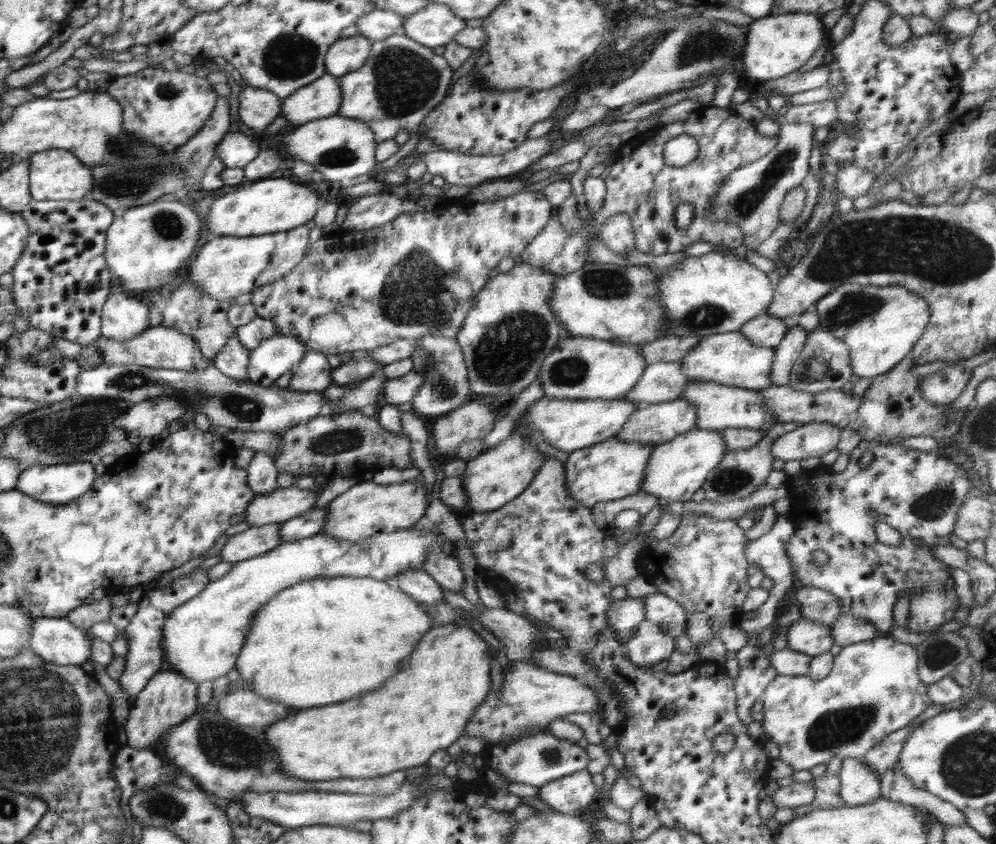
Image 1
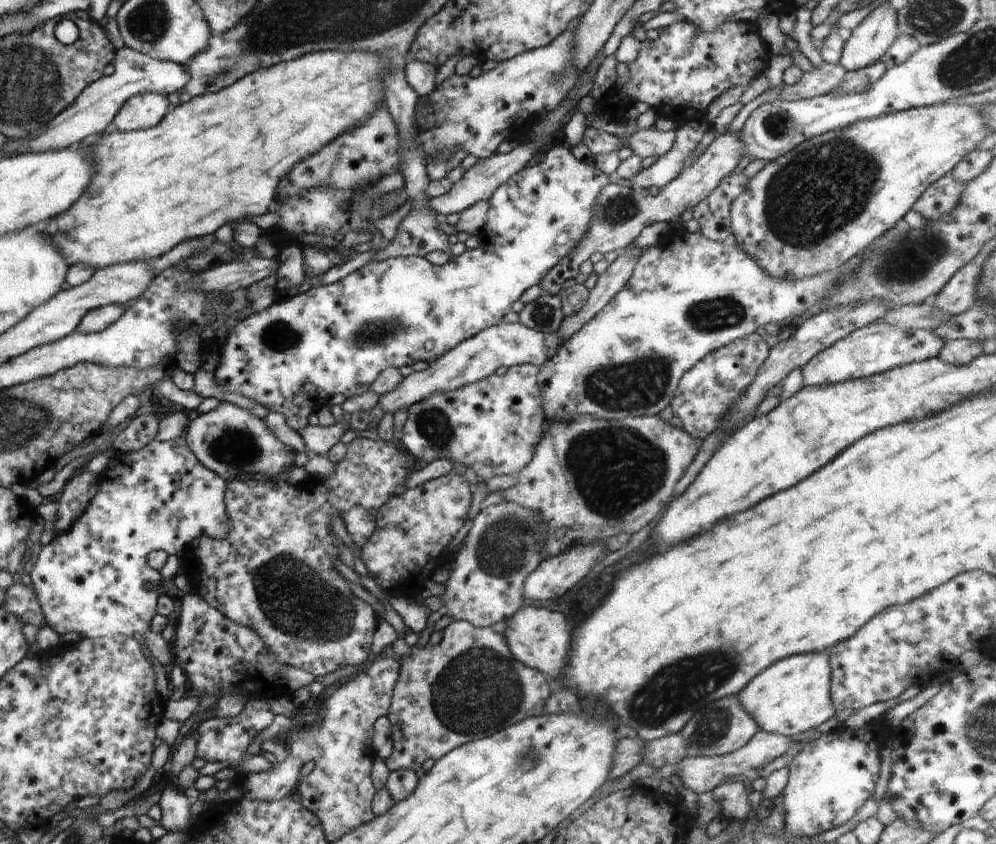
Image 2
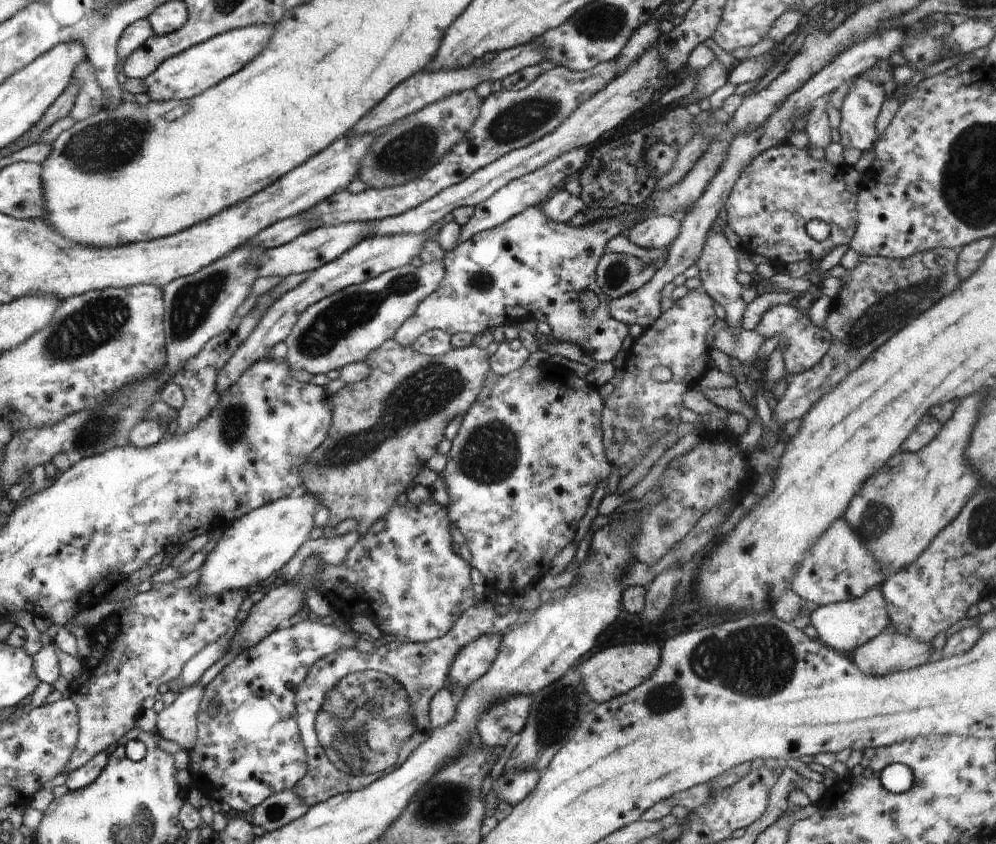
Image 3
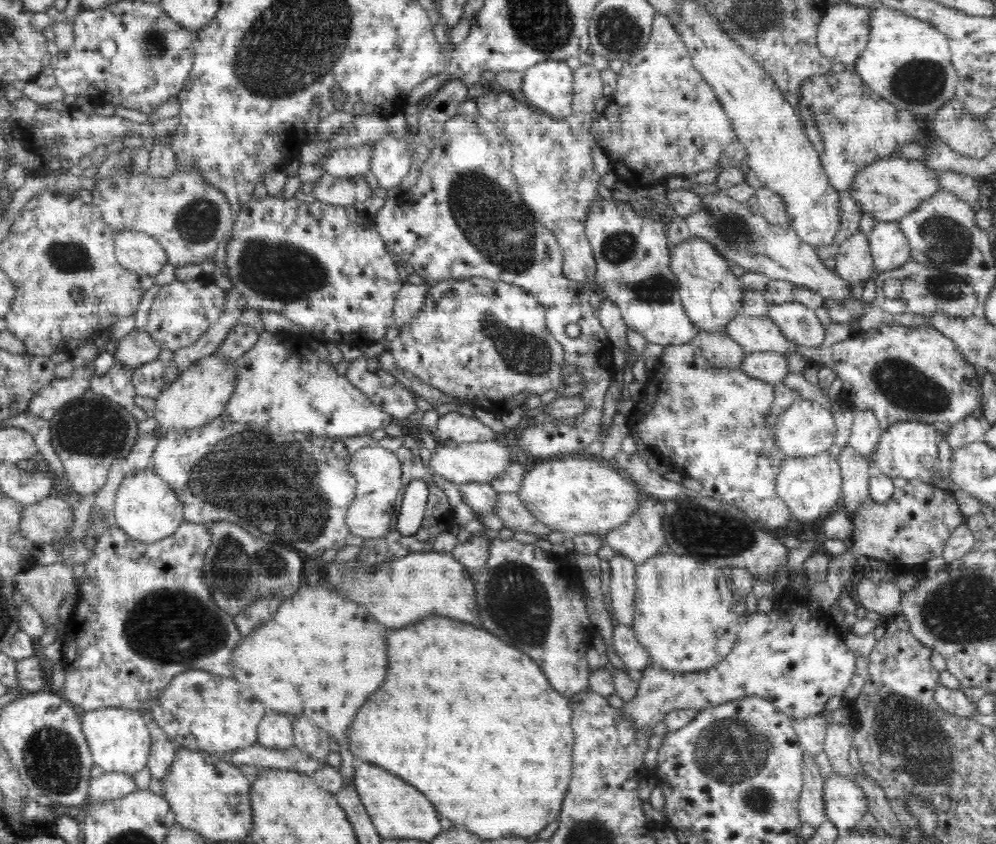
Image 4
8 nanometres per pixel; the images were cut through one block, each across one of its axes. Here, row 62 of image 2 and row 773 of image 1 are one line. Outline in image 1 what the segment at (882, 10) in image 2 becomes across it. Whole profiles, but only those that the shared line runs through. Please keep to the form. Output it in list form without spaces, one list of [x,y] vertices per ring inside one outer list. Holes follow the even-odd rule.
[[[844,758],[839,775],[839,795],[845,805],[860,806],[881,797],[880,778],[863,760]]]

